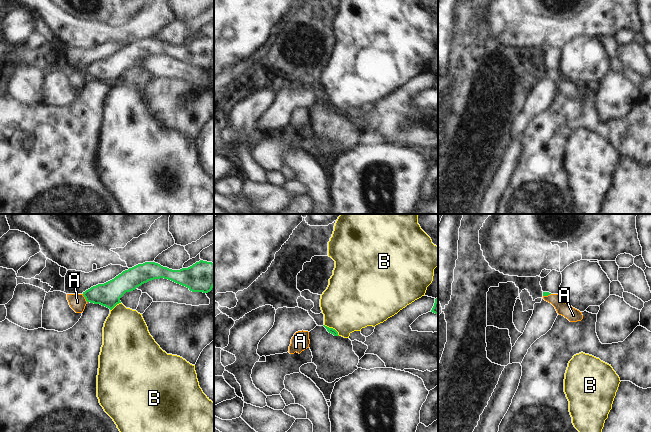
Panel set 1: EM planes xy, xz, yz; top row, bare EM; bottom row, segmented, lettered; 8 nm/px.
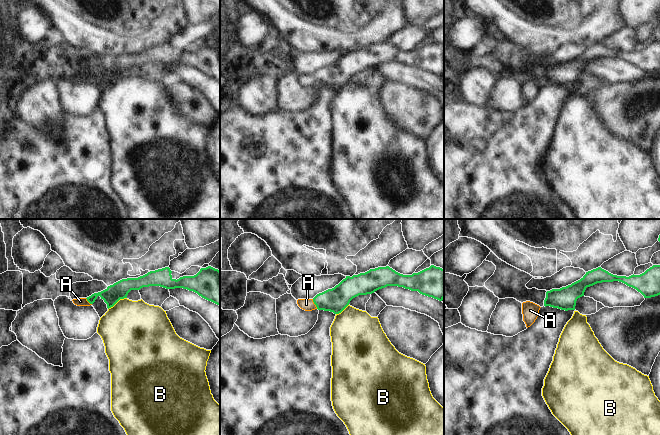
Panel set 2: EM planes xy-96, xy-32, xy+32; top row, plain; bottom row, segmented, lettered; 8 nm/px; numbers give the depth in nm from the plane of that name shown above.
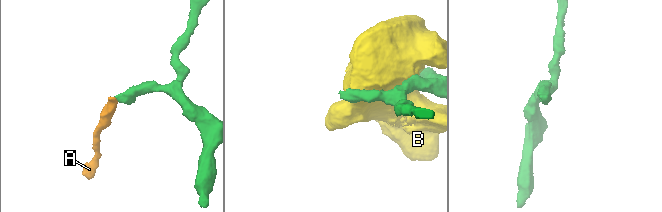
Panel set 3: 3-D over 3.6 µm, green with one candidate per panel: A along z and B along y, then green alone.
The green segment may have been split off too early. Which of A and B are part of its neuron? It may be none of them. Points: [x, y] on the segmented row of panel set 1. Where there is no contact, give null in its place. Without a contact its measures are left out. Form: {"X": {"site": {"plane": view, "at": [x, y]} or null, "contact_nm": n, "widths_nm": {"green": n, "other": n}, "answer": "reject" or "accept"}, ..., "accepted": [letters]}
{"A": {"site": {"plane": "xy", "at": [85, 298]}, "contact_nm": 80, "widths_nm": {"green": 190, "other": 140}, "answer": "accept"}, "B": {"site": {"plane": "xz", "at": [332, 328]}, "contact_nm": 160, "widths_nm": {"green": 50, "other": 440}, "answer": "reject"}, "accepted": ["A"]}

